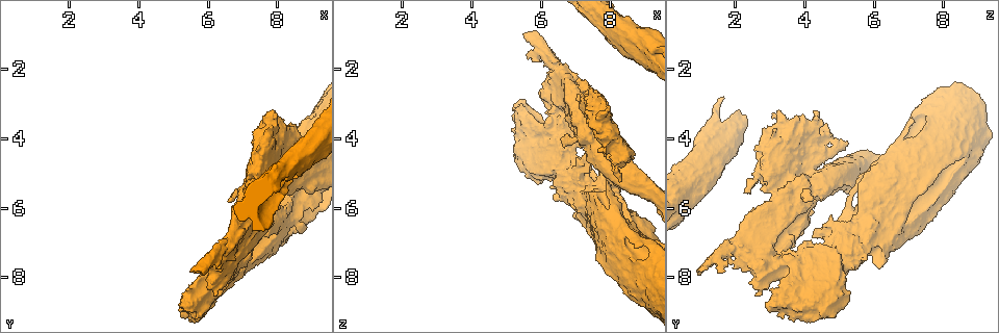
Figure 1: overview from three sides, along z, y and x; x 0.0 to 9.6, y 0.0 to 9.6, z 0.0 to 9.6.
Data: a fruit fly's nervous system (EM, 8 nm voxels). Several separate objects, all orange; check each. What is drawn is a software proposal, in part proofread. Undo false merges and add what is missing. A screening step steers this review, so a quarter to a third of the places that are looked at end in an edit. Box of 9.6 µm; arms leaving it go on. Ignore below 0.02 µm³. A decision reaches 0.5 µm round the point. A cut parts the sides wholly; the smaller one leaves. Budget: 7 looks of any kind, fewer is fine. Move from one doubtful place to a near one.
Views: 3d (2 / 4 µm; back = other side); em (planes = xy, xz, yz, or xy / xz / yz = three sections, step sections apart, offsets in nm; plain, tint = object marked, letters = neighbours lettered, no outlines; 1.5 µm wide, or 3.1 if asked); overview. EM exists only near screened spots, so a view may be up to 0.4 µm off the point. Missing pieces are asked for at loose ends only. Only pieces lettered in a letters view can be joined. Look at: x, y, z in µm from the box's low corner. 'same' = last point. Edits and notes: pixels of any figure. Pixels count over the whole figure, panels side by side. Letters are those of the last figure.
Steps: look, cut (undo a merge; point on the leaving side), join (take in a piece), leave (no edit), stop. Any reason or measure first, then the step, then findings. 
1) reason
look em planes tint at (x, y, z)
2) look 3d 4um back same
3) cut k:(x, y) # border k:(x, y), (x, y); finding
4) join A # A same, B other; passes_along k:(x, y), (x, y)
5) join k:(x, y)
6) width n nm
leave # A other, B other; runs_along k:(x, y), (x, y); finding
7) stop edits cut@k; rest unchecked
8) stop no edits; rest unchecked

look 3d 4um at (7.40, 4.30, 2.55)

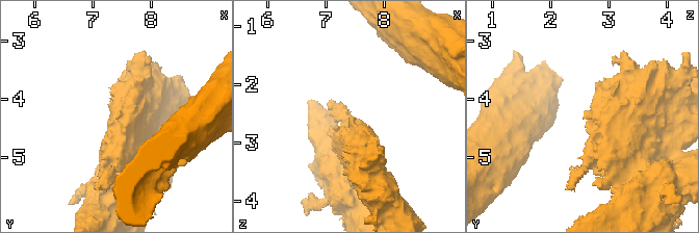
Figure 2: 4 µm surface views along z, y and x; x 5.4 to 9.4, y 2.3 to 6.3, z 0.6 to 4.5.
look em xz step 4 tint at (7.40, 4.35, 2.60)

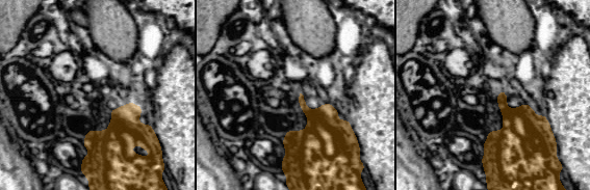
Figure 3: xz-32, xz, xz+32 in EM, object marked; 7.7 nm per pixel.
look em planes letters same

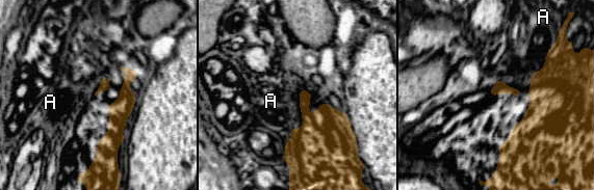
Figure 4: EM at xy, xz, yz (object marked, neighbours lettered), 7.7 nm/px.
longest_contact A 400 nm
leave # A other; border 4:(550, 47), (526, 91); no lettered piece goes on from it

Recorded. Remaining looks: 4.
an open end
look 3d 4um back at (8.05, 3.35, 4.05)

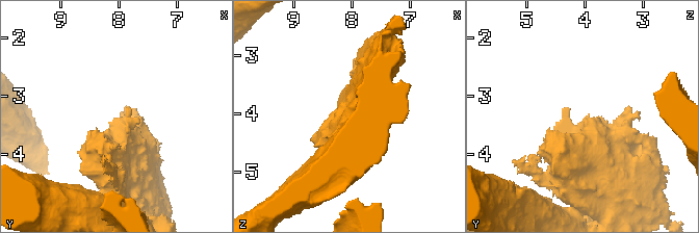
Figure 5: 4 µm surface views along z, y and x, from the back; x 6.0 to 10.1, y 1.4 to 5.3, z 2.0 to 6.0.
shape alone is not enough
look em 3.1um planes letters at (8.10, 3.35, 4.05)

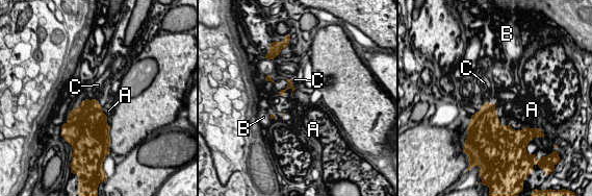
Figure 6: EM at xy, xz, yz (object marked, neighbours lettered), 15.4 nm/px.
longest_contact A 500 nm
leave # A other, B other, C other; border 6:(494, 104), (499, 122), (514, 130); none of them fits

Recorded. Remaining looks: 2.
an open end
look em planes letters at (6.30, 7.50, 5.70)

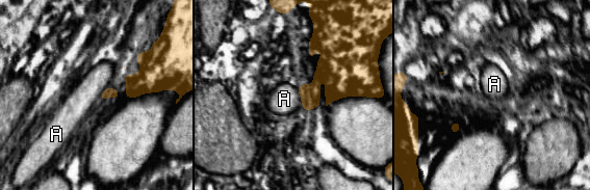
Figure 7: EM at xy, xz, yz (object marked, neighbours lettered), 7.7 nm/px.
leave # A other; border 7:(297, 88), (302, 107), (305, 110); none of them fits

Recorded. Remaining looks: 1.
stop no edits; rest unchecked

